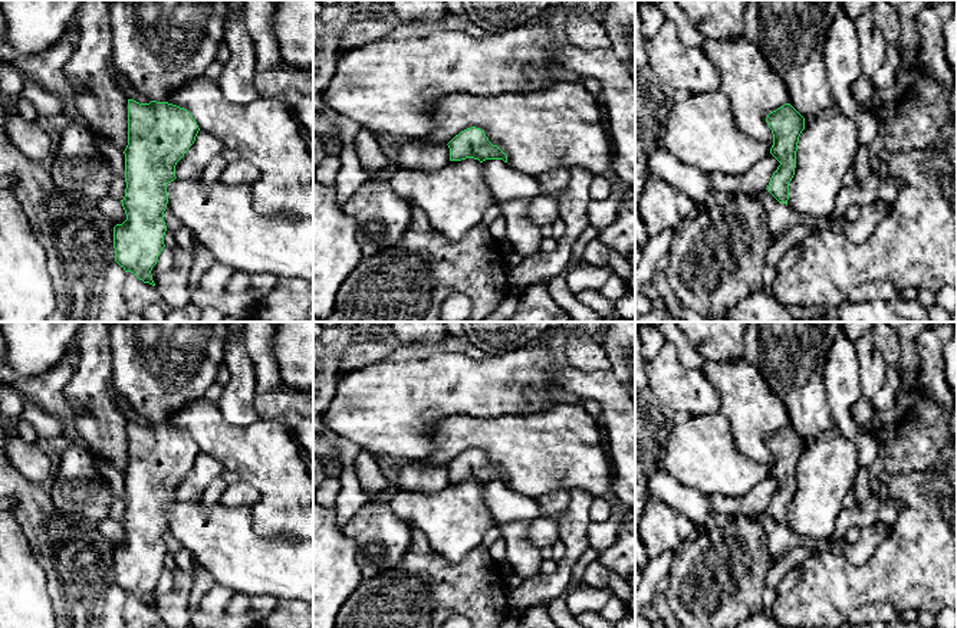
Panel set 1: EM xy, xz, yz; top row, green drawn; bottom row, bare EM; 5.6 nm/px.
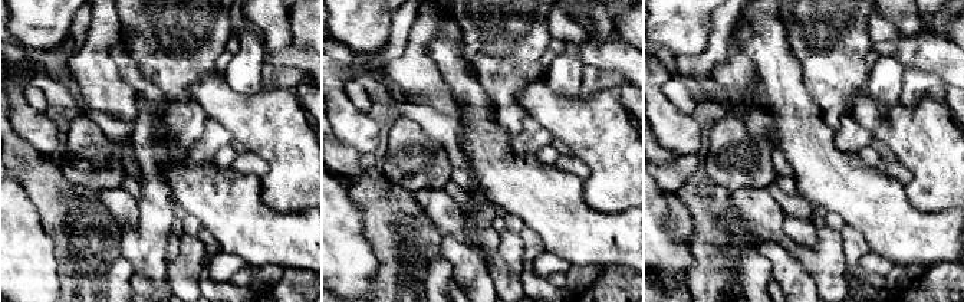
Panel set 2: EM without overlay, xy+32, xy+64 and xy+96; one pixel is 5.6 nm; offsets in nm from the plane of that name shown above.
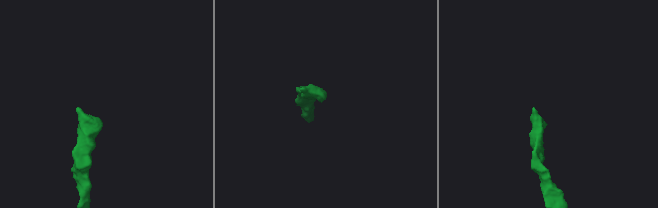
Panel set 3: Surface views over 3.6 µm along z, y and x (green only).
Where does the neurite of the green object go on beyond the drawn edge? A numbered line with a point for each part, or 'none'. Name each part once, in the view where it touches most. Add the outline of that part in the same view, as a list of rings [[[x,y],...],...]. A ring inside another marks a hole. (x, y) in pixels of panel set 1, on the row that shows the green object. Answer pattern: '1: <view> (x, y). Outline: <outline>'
1: xz (505, 183). Outline: [[[486,160],[481,162],[484,181],[491,193],[494,201],[510,200],[533,200],[537,197],[547,197],[560,203],[566,197],[566,191],[546,193],[537,183],[536,177],[527,175],[522,171],[512,168],[503,160]]]

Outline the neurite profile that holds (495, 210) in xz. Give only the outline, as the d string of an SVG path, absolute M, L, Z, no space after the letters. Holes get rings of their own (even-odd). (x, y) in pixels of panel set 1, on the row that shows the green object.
M494 201L487 211L483 216L481 224L484 227L490 227L491 221L499 217L500 214L503 214L503 208L501 208L501 201Z

